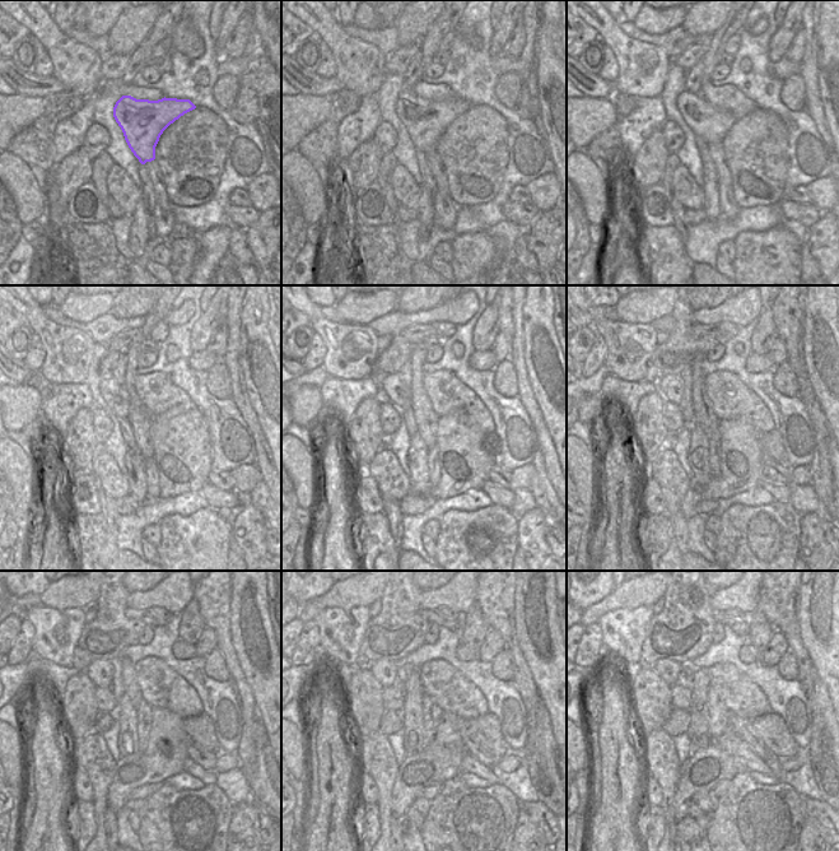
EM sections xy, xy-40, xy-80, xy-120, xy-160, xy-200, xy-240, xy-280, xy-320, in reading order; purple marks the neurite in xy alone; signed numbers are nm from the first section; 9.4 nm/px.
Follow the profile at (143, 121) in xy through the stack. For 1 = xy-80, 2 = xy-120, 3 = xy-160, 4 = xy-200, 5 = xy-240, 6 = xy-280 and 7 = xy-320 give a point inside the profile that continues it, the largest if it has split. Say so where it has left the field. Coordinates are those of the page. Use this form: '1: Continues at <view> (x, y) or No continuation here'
1: Continues at xy-80 (708, 122)
2: Continues at xy-120 (116, 396)
3: Continues at xy-160 (397, 393)
4: Continues at xy-200 (671, 386)
5: Continues at xy-240 (99, 672)
6: Continues at xy-280 (385, 672)
7: Continues at xy-320 (669, 670)

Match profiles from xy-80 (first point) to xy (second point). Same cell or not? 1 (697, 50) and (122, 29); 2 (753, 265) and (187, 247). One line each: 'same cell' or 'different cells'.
1: different cells
2: same cell

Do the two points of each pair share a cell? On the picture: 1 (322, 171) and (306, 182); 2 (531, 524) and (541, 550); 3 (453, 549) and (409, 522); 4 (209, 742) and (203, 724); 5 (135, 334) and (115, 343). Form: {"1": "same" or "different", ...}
{"1": "different", "2": "same", "3": "different", "4": "same", "5": "same"}

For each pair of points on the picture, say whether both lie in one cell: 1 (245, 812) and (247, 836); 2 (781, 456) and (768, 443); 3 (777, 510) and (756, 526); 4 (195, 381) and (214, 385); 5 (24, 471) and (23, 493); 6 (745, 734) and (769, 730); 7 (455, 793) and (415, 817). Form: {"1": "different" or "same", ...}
{"1": "same", "2": "same", "3": "same", "4": "different", "5": "same", "6": "different", "7": "different"}

